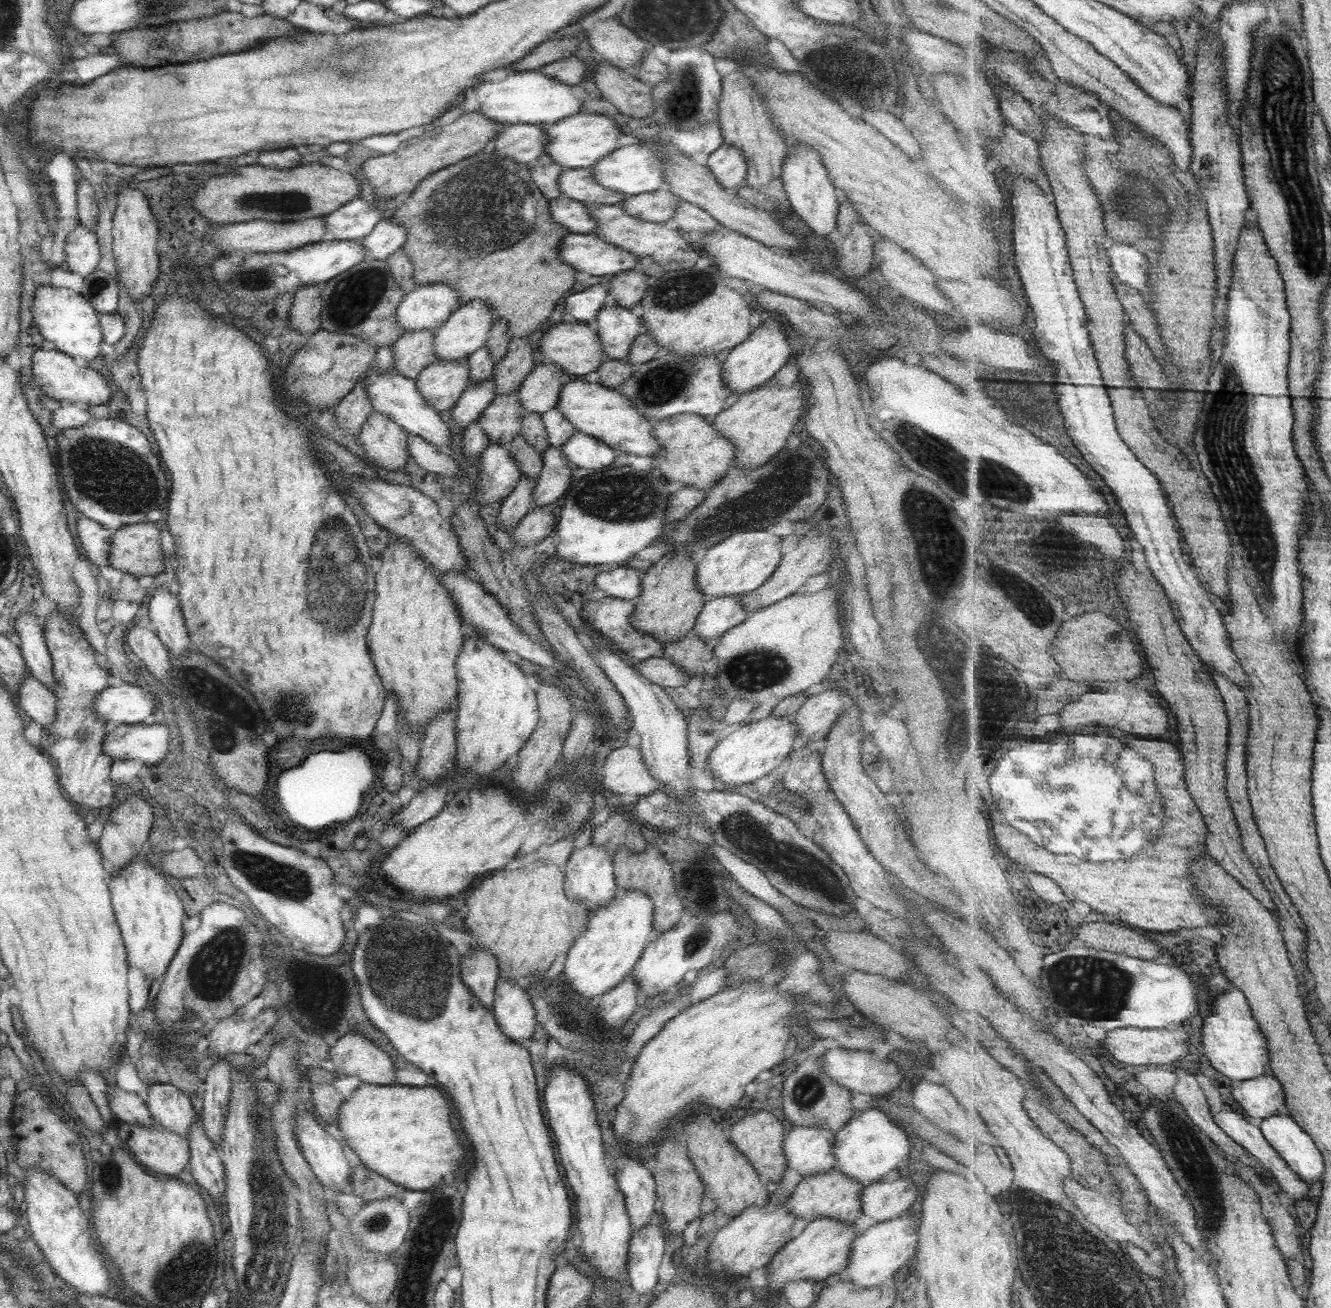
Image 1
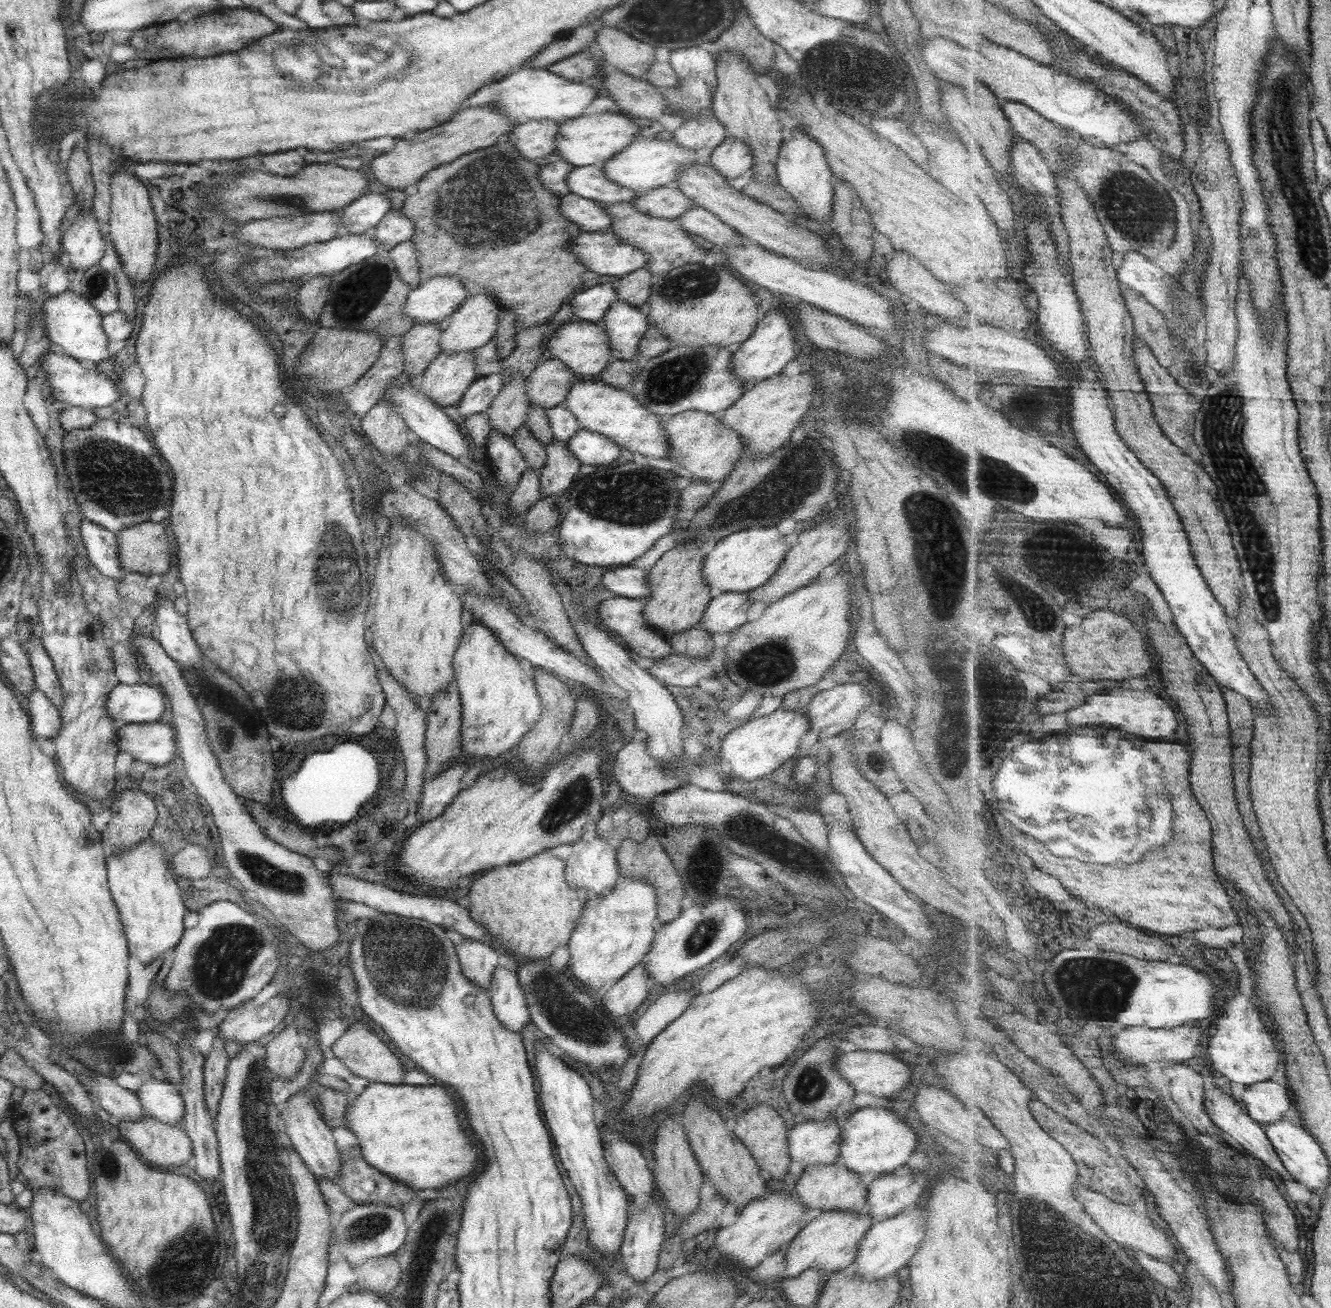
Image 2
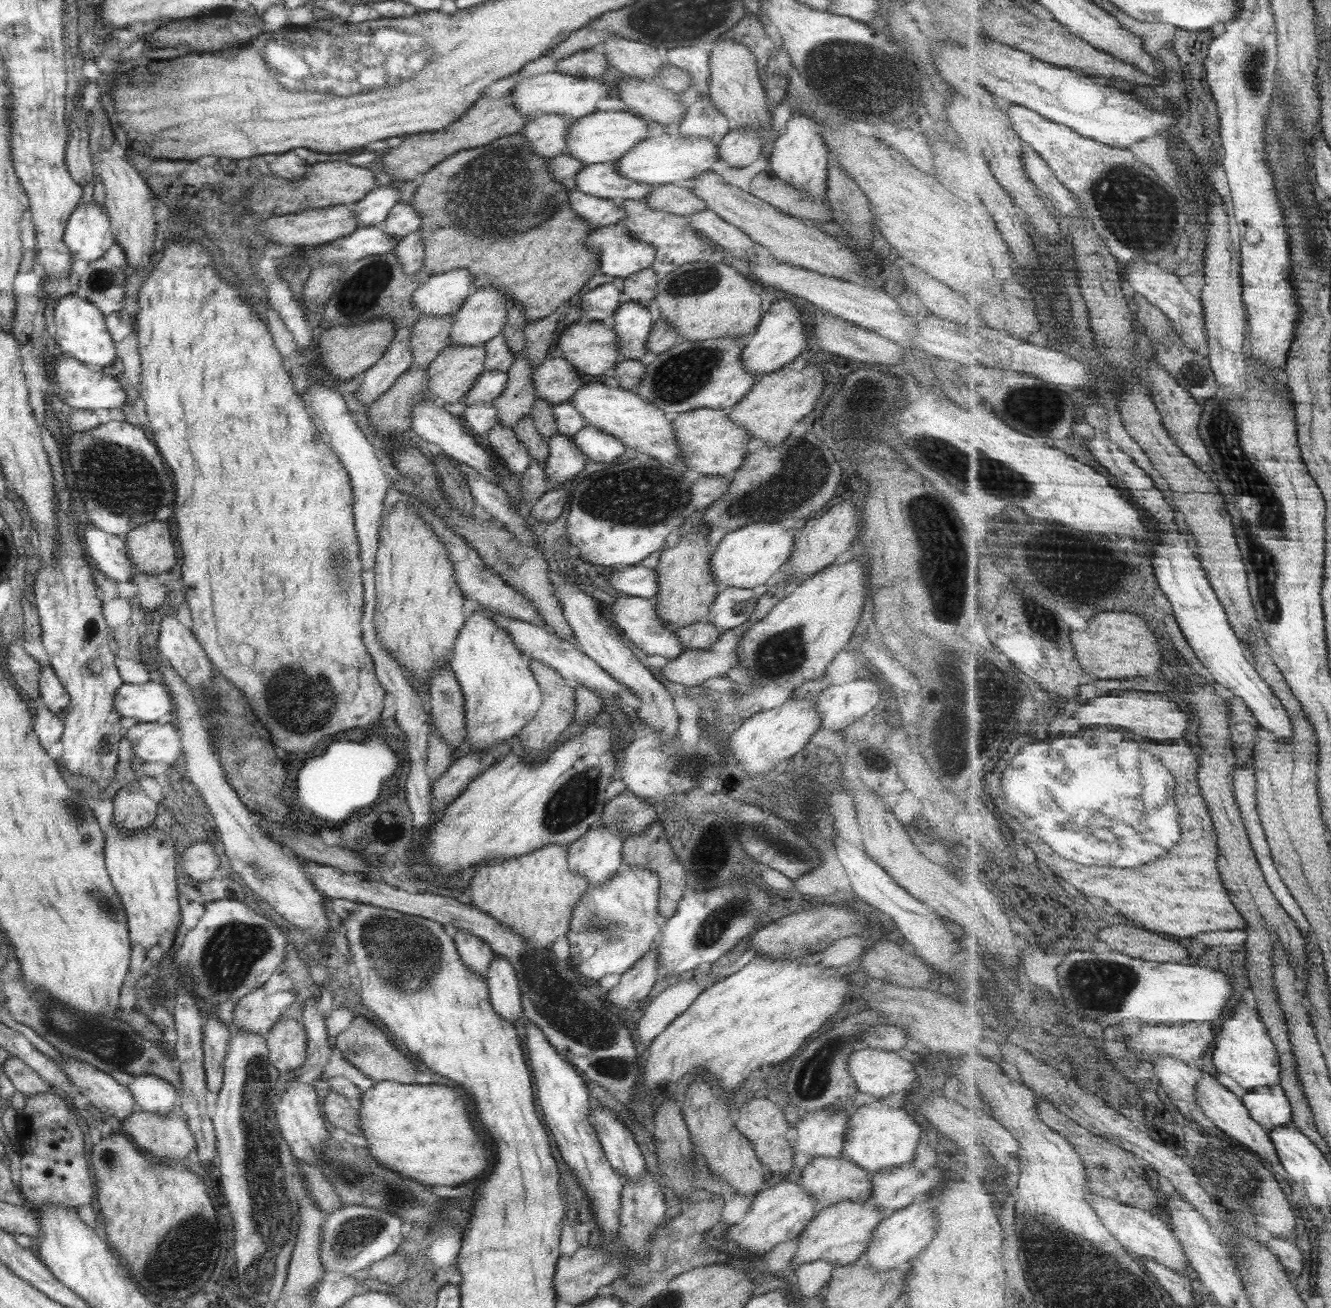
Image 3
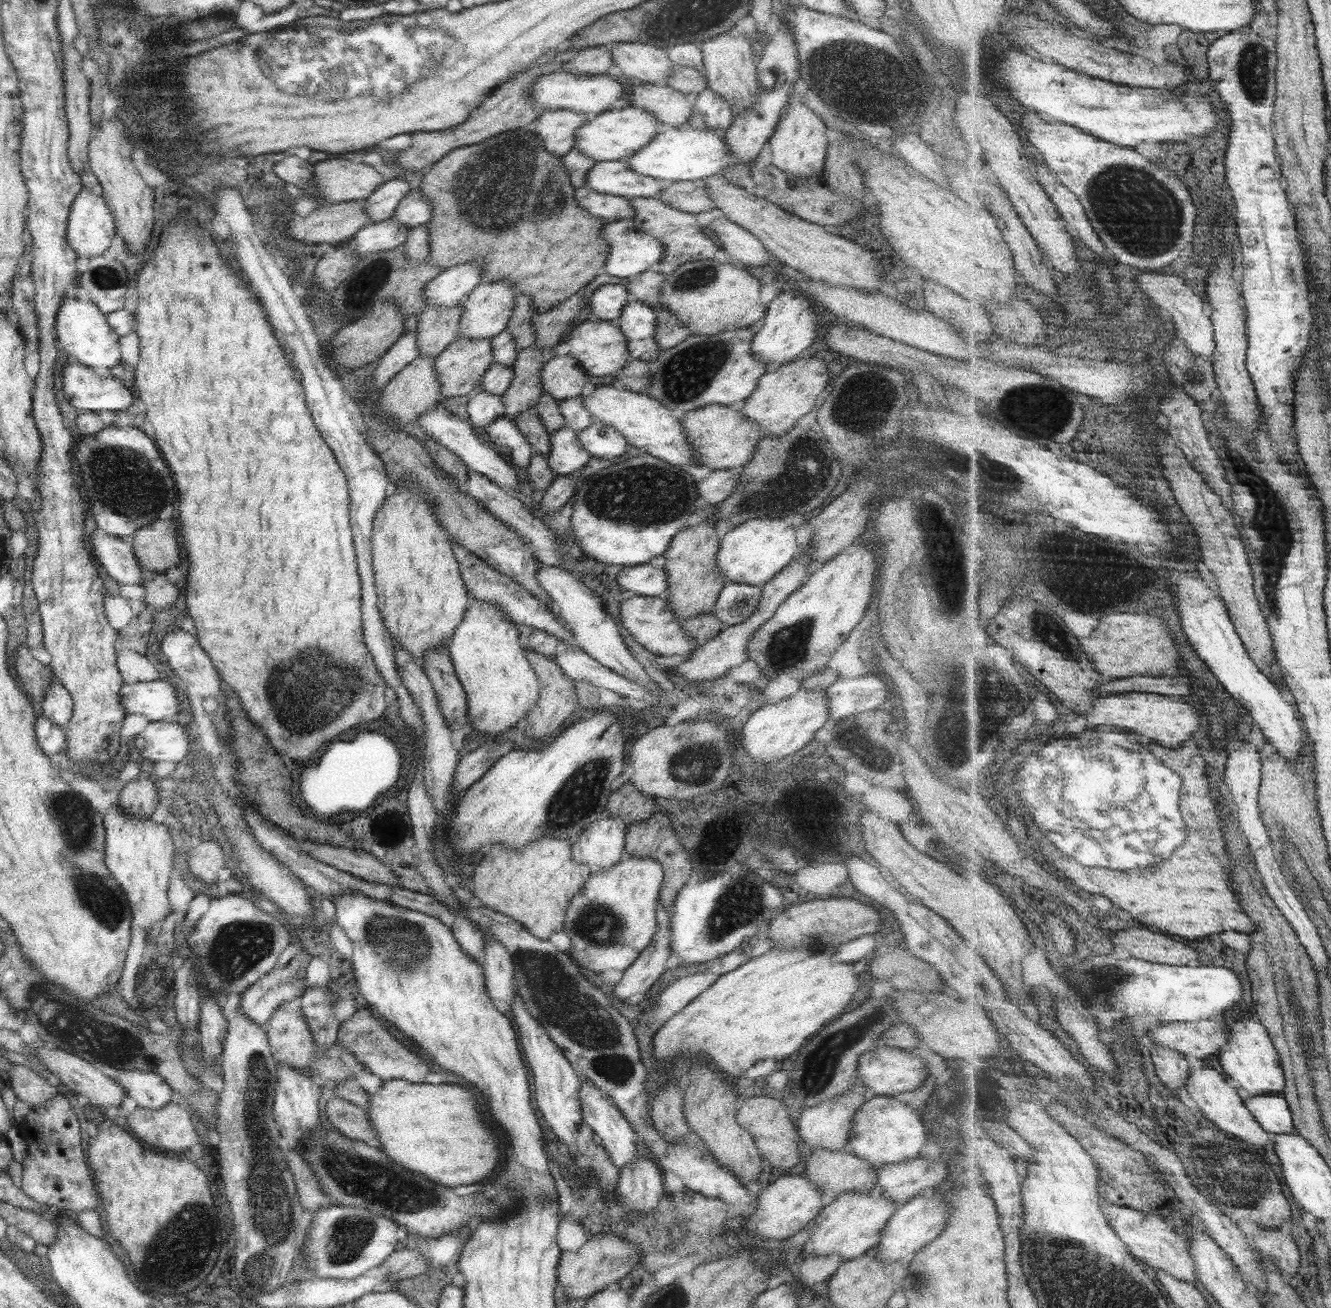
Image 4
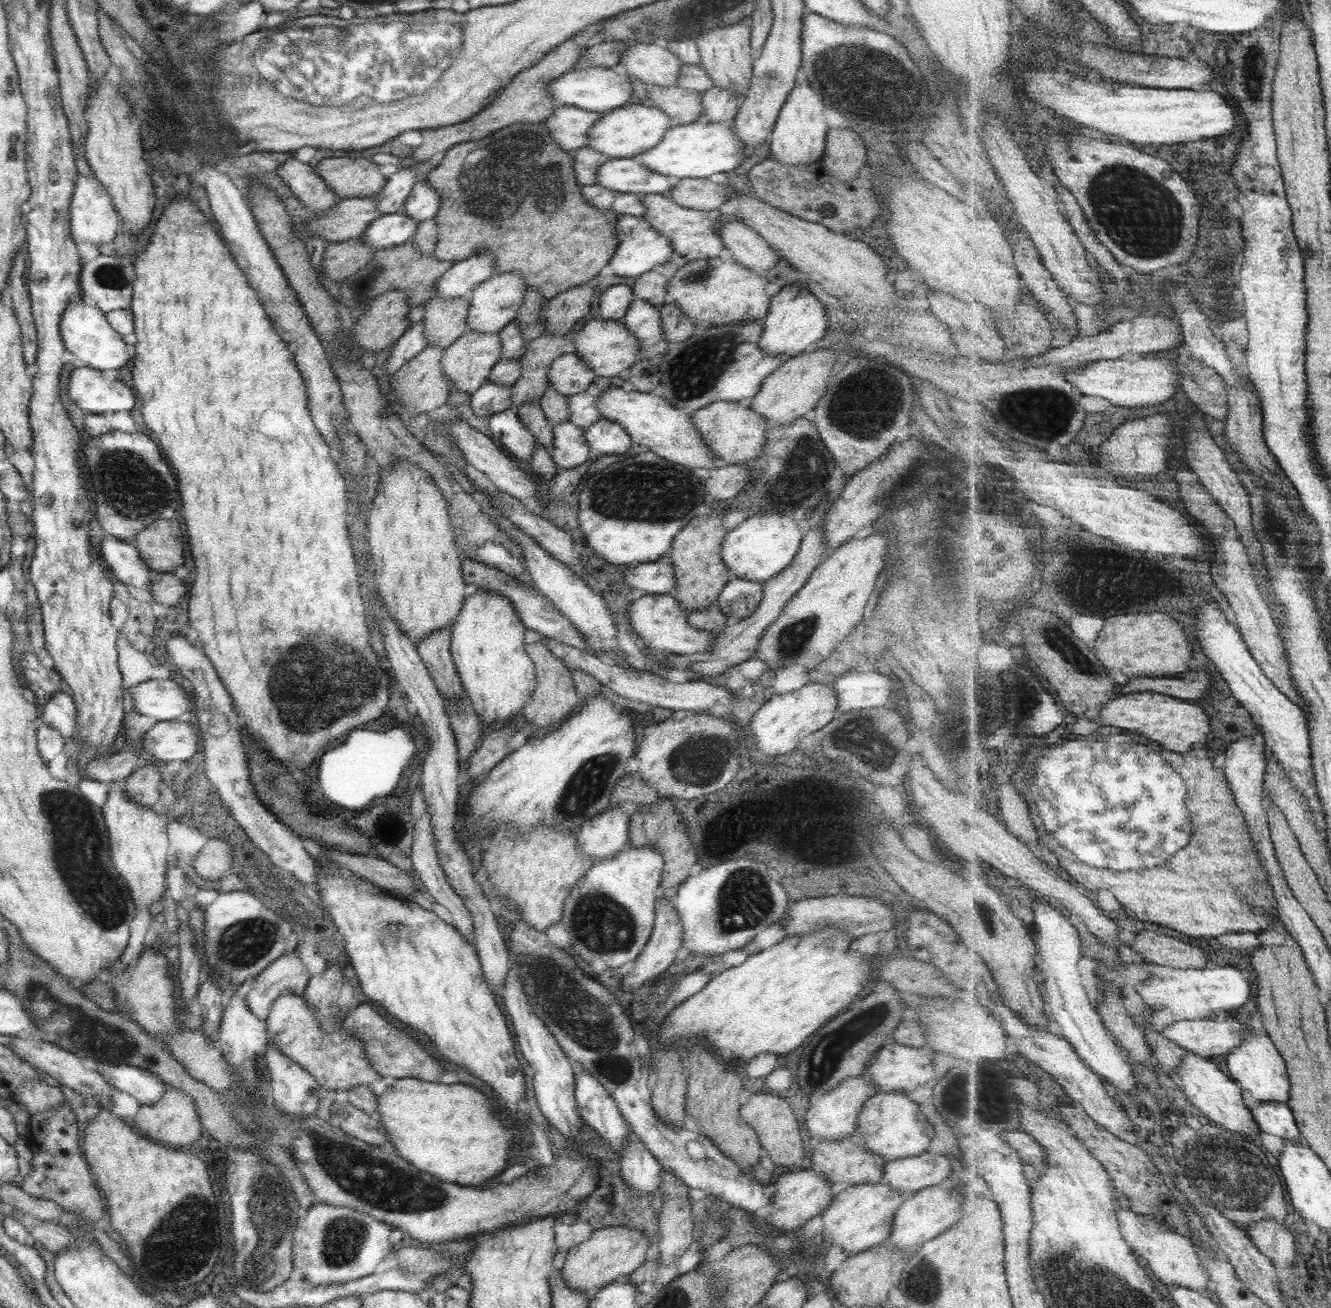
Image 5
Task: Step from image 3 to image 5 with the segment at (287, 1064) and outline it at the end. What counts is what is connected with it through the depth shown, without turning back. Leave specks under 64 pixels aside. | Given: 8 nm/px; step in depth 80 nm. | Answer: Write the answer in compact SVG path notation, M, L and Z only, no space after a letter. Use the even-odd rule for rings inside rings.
M284 992L274 998L270 1004L264 1024L268 1042L272 1044L283 1056L300 1065L307 1071L321 1088L329 1090L347 1090L357 1085L367 1085L374 1080L380 1080L380 1076L371 1068L365 1058L362 1044L345 1033L342 1018L346 1010L338 1012L340 1020L325 1033L317 1022L316 1014L304 1001L302 992Z

